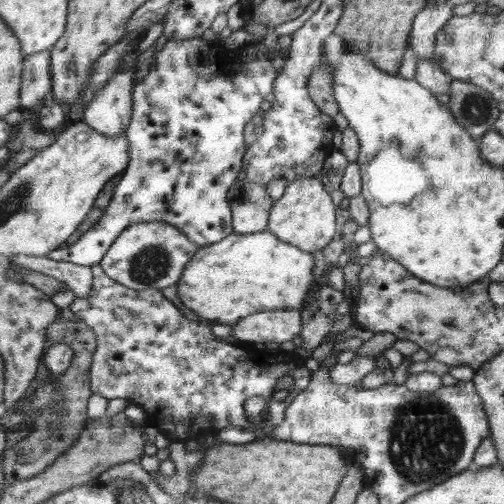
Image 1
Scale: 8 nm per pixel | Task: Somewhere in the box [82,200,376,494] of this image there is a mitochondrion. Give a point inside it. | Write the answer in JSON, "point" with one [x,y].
{"point":[151,263]}

